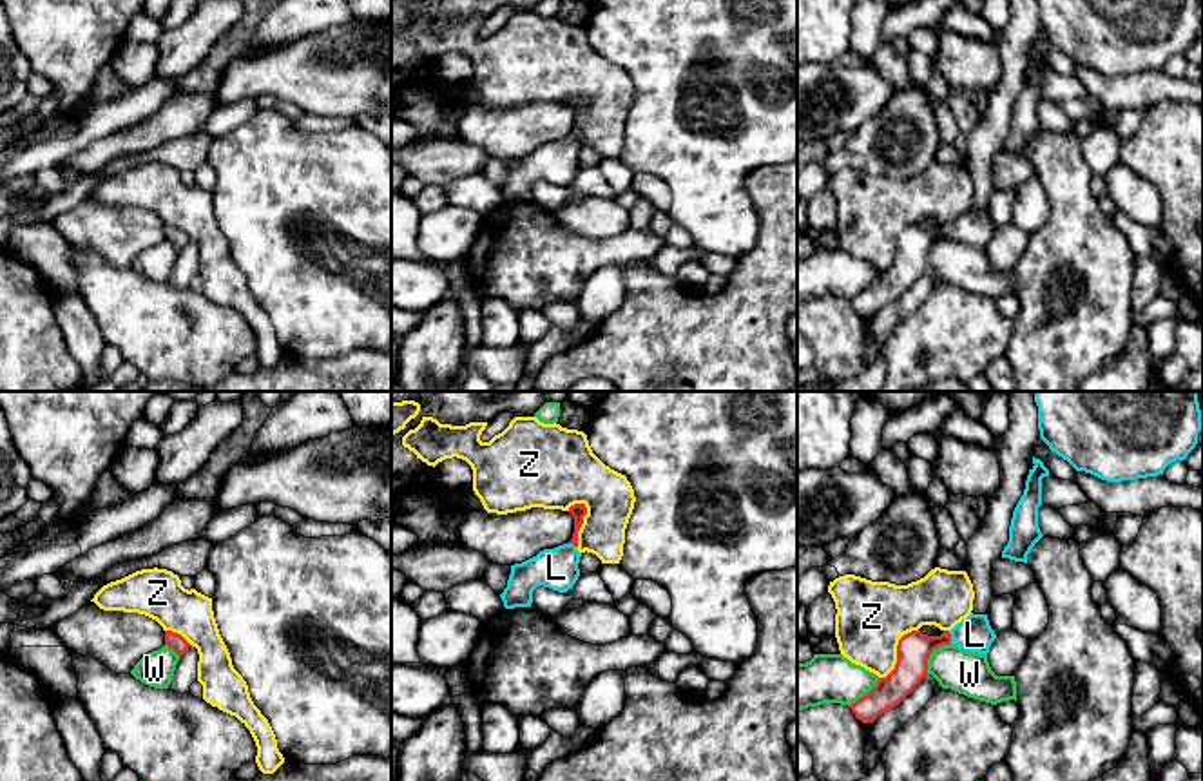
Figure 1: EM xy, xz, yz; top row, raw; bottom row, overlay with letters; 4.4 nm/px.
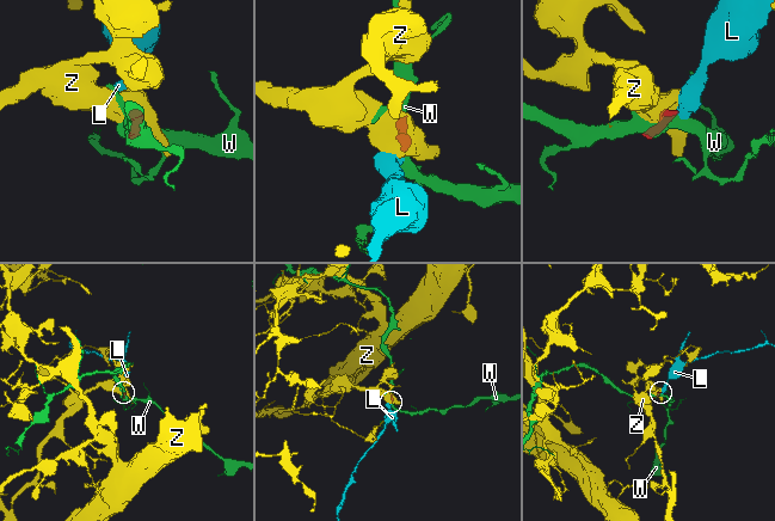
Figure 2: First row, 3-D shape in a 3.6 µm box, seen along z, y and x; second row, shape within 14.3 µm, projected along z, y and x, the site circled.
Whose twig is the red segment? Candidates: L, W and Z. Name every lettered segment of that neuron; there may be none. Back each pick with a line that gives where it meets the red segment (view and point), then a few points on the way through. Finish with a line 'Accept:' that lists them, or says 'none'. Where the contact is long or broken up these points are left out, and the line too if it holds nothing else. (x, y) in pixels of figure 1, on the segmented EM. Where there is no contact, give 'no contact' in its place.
L: yz (950, 636) | across yz (914, 649), (950, 636), (975, 635)
Accept: L

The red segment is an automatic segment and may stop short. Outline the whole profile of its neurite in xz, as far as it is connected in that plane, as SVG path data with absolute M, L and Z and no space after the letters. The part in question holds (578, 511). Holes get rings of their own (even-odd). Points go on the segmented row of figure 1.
M574 504L569 507L574 518L574 533L569 544L558 545L554 549L544 549L536 556L511 565L511 574L507 587L500 594L505 609L531 607L533 591L538 585L549 587L558 593L567 593L573 589L580 576L580 556L578 531L587 515L585 504Z

